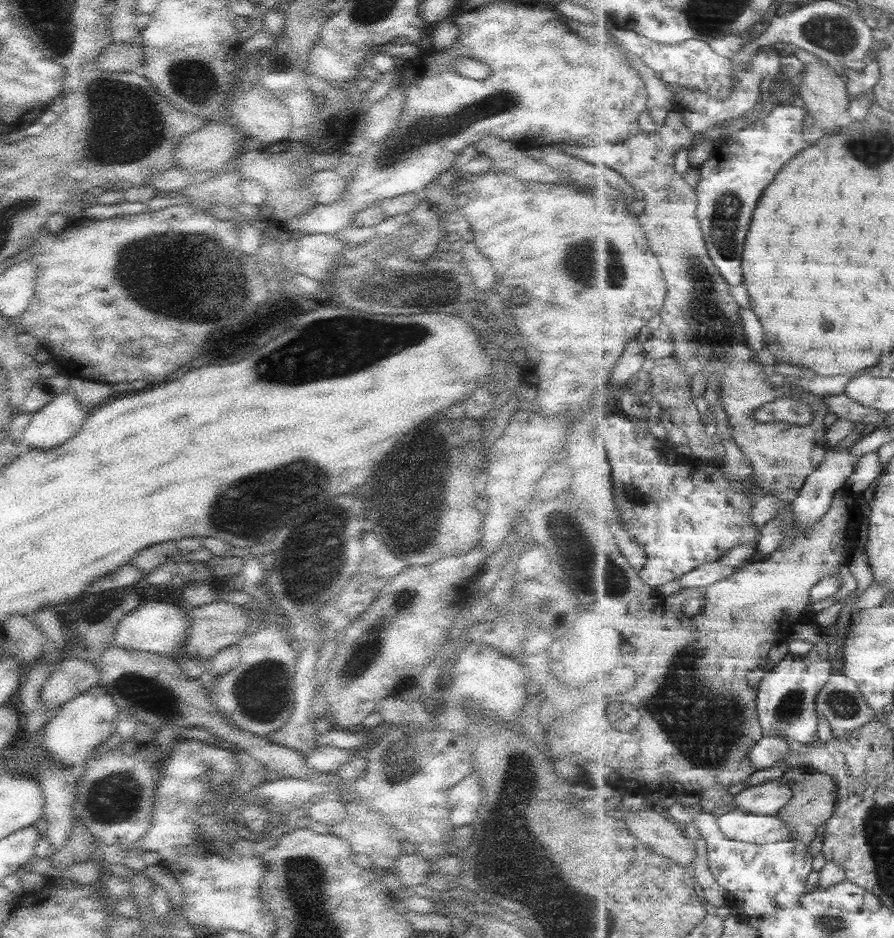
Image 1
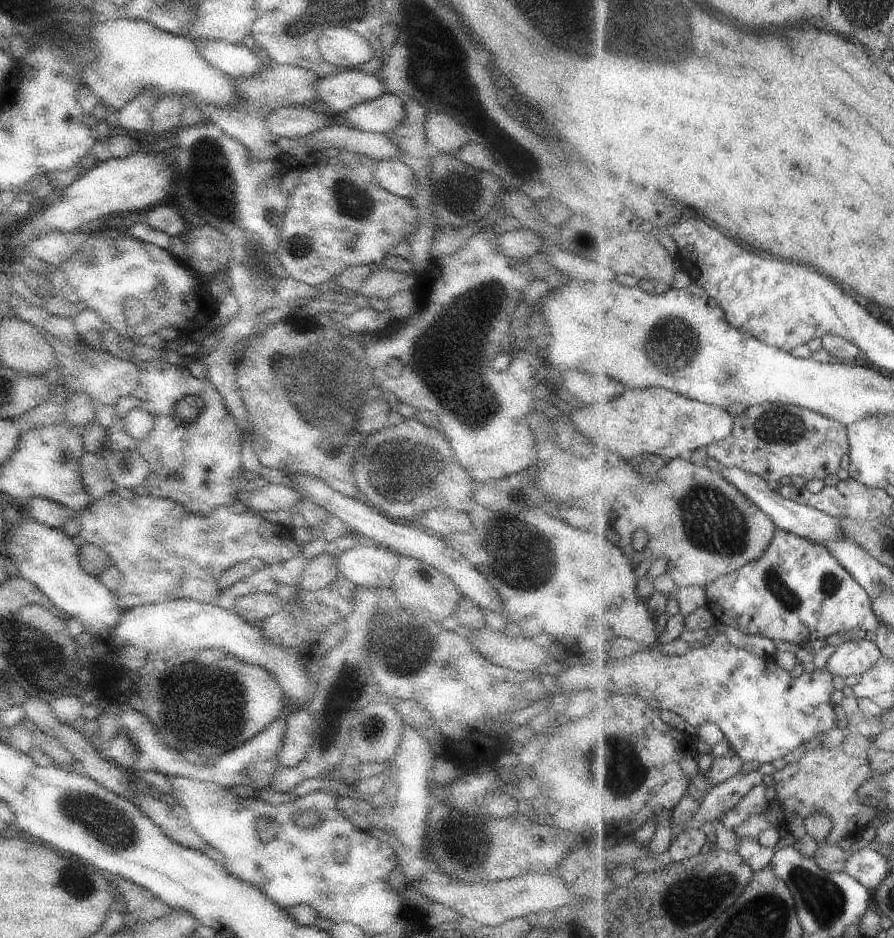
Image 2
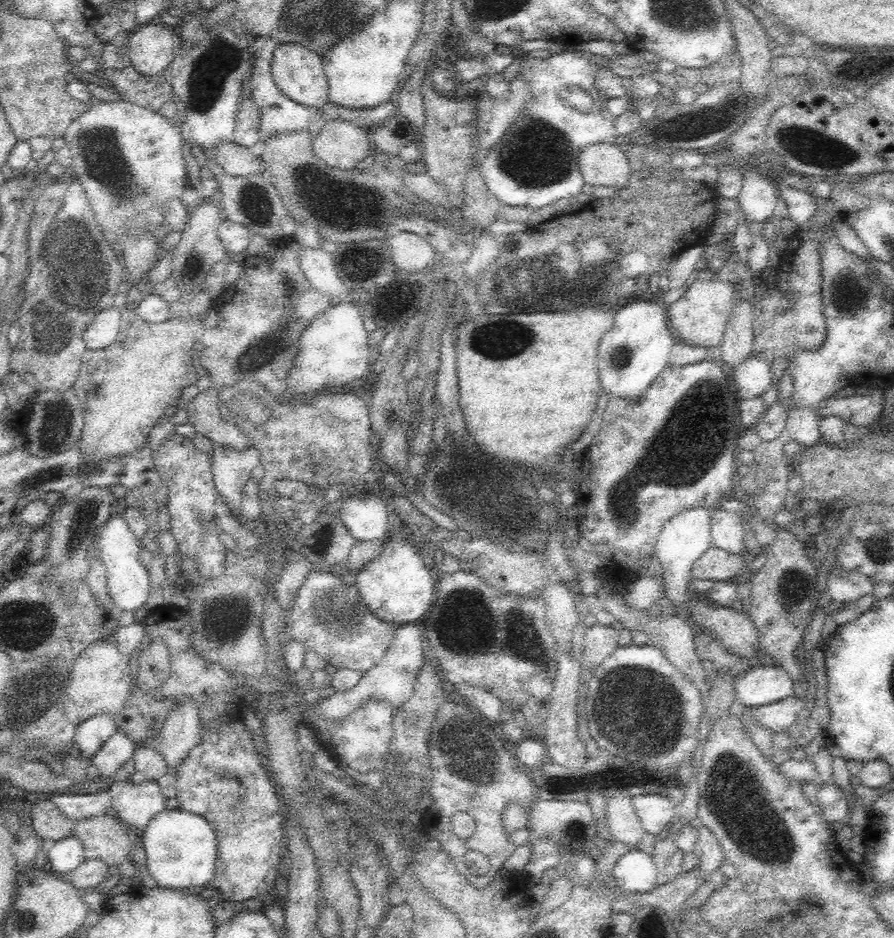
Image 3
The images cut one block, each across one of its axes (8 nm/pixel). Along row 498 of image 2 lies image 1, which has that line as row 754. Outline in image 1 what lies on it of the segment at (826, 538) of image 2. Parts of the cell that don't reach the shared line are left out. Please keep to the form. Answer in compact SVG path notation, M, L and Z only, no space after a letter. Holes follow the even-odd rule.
M764 737L751 751L749 760L757 771L783 766L783 759L789 755L787 740L779 737Z

